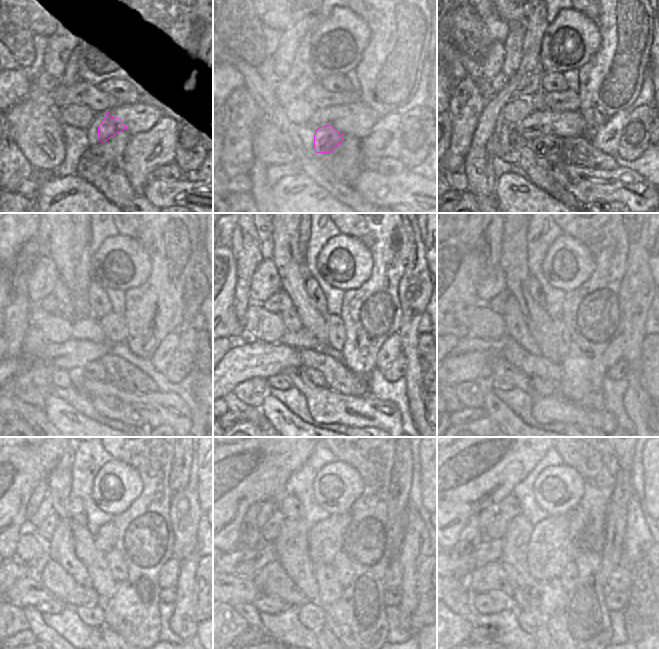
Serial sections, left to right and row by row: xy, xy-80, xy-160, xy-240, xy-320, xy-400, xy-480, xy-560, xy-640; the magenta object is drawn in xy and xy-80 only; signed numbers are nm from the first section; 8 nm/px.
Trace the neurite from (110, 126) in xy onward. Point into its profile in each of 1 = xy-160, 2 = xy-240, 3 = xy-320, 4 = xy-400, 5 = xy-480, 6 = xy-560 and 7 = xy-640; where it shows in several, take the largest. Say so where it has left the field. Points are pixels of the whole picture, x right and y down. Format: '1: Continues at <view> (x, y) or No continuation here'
1: Continues at xy-160 (549, 147)
2: Continues at xy-240 (94, 371)
3: Continues at xy-320 (314, 375)
4: Continues at xy-400 (542, 387)
5: Continues at xy-480 (91, 615)
6: Continues at xy-560 (312, 615)
7: Continues at xy-640 (531, 620).

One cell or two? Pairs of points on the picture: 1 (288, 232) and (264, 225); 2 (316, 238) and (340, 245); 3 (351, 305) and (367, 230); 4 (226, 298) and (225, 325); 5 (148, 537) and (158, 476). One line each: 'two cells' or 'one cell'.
1: two cells
2: two cells
3: one cell
4: one cell
5: one cell

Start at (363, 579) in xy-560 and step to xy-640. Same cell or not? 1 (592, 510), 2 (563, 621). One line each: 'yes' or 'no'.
1: yes
2: yes

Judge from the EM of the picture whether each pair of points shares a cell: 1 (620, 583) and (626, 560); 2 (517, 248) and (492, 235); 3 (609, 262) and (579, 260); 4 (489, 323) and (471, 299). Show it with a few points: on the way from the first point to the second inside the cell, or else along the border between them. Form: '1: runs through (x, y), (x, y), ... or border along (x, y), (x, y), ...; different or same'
1: border along (620, 564), (633, 573); different
2: border along (502, 223), (500, 261), (498, 263); different
3: border along (581, 241), (595, 264), (583, 282); different
4: border along (477, 302), (470, 312), (467, 327); different

